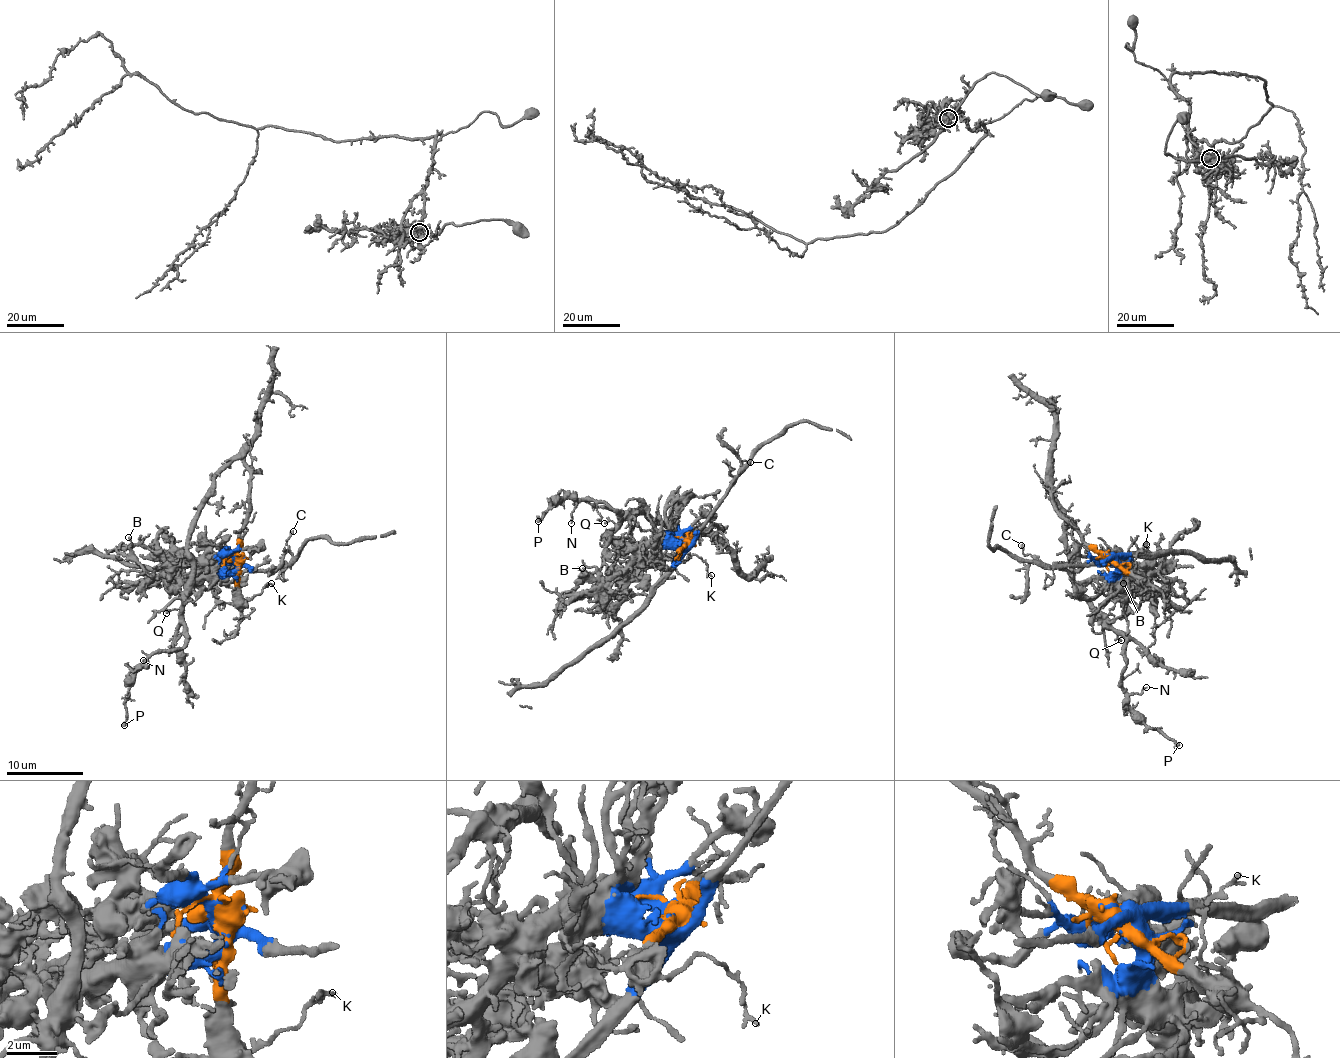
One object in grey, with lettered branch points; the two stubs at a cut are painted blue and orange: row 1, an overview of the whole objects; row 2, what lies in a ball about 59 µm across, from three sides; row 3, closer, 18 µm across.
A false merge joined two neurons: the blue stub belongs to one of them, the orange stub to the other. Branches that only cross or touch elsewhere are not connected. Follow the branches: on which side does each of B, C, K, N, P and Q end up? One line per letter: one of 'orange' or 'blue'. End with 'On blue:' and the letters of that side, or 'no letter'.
B: blue
C: blue
K: orange
N: orange
P: orange
Q: orange
On blue: B, C

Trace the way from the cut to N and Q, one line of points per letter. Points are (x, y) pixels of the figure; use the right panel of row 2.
N: (1109, 558), (1056, 509), (1048, 486), (1064, 512), (1076, 593), (1124, 635), (1122, 686), (1132, 693), (1147, 688)
Q: (1109, 558), (1090, 547), (1056, 509), (1048, 486), (1064, 512), (1076, 593), (1119, 631), (1121, 641)

